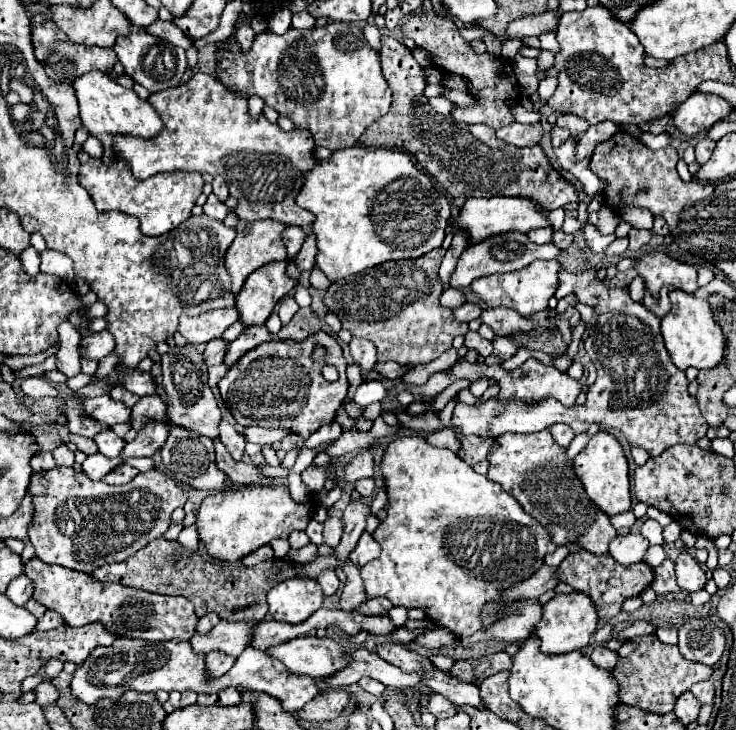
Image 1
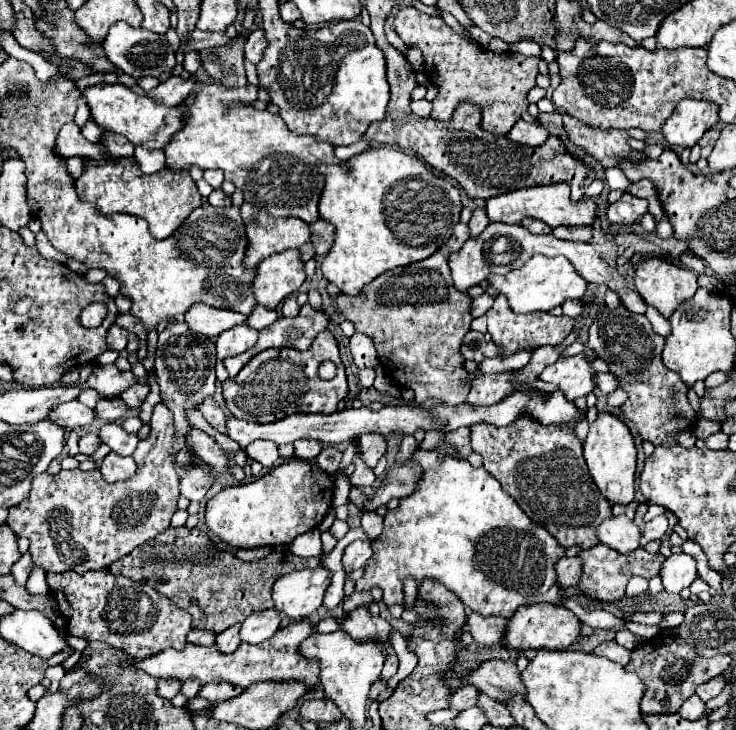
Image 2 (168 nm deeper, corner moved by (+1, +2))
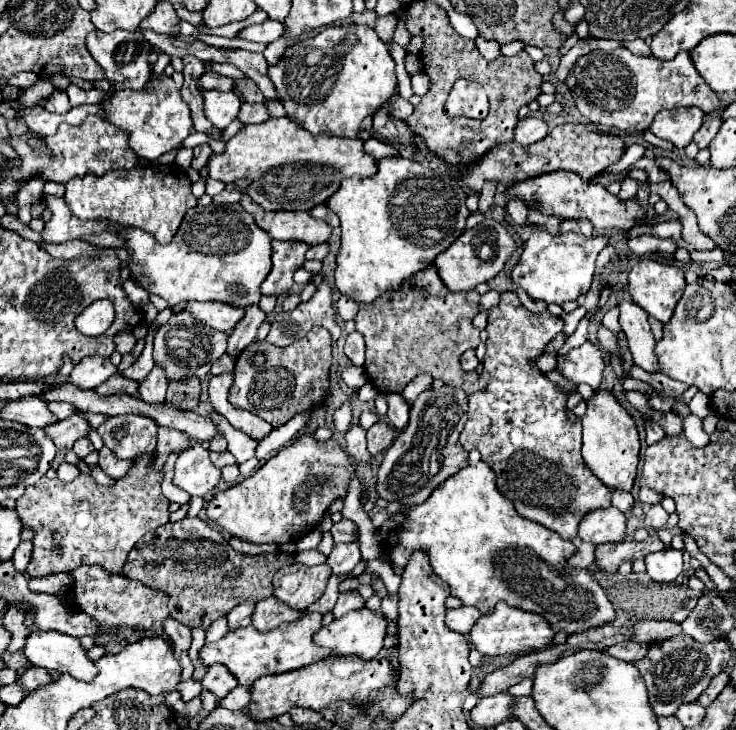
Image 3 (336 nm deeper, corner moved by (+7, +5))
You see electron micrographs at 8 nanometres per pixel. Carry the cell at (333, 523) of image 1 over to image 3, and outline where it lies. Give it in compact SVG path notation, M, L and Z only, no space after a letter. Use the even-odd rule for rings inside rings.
M342 518L338 524L332 526L332 536L334 536L336 544L338 542L344 542L344 544L354 542L356 540L354 532L356 532L356 524L352 520L348 520L348 518Z

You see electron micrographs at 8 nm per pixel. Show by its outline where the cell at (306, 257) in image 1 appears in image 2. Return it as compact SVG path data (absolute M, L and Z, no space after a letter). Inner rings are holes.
M318 219L316 223L310 225L310 229L312 229L310 243L316 249L316 255L326 255L334 241L334 227L330 223L324 223L322 219Z

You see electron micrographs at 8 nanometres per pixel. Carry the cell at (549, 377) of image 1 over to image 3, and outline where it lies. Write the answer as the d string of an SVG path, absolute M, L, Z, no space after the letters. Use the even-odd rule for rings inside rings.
M584 342L580 348L574 348L566 358L560 358L558 370L576 384L590 384L592 390L598 390L602 384L602 372L604 372L604 356L602 350L592 344Z

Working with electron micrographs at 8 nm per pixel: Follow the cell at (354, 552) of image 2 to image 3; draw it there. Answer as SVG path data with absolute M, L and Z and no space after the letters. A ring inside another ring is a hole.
M336 544L326 560L336 576L346 576L354 570L354 566L362 560L358 544Z

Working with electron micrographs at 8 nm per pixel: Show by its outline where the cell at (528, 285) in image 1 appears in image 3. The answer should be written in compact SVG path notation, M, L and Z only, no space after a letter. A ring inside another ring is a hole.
M536 228L532 236L524 242L524 252L520 262L512 270L514 286L520 286L534 300L544 300L546 304L564 304L570 300L578 300L578 296L586 294L594 276L594 262L598 254L606 248L606 236L584 238L578 232L566 232L562 236L550 236L544 228Z

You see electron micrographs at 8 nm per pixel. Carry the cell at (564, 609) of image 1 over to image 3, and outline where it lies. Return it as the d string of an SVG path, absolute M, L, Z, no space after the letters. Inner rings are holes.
M504 602L496 604L494 612L488 616L482 616L476 620L470 632L470 644L484 654L484 656L504 656L504 654L516 654L528 648L546 648L552 642L554 630L546 624L546 620L532 612L520 612L520 608L512 608Z

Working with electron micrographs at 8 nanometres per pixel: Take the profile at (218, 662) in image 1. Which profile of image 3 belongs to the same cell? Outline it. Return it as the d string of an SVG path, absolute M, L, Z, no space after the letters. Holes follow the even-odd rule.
M246 600L244 604L238 604L236 608L232 608L232 610L226 614L230 630L240 628L240 626L248 626L248 624L252 622L254 606L256 606L256 600Z

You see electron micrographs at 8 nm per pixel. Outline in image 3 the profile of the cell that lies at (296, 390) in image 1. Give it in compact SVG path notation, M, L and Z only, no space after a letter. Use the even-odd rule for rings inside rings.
M312 328L298 342L276 348L270 342L252 342L244 352L240 352L234 368L234 384L228 394L228 402L250 410L252 414L264 418L274 428L286 424L294 414L308 410L314 402L326 402L328 398L328 368L332 360L332 338L324 328ZM256 352L266 354L264 366L252 366L252 356Z

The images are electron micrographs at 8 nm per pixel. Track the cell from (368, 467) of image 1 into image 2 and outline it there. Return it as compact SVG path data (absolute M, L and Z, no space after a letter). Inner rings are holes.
M376 433L360 435L360 451L362 451L362 461L366 463L366 467L374 469L378 459L386 453L386 439Z

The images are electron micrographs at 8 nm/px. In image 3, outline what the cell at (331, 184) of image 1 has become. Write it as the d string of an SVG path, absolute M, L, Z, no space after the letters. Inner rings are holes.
M388 156L388 158L378 160L376 166L378 166L378 174L372 176L372 178L352 176L352 178L342 180L340 190L328 200L328 206L340 216L340 222L342 222L342 224L340 224L340 226L342 226L342 244L340 244L338 254L336 254L336 270L334 270L336 288L340 290L342 296L348 296L348 298L352 298L352 300L358 302L358 304L362 304L362 302L372 302L372 300L376 300L378 296L382 296L382 294L388 292L388 290L400 290L402 282L410 280L416 272L432 266L432 264L434 264L434 258L436 258L440 252L444 252L444 250L466 230L466 220L468 220L468 216L470 216L470 210L468 210L468 206L466 206L466 198L468 198L468 192L466 192L466 190L468 190L468 188L466 188L466 184L456 176L456 172L450 170L446 164L444 164L444 168L440 168L440 170L432 170L432 168L428 168L428 166L422 166L422 164L414 162L414 160L406 160L406 158L402 158L402 156Z

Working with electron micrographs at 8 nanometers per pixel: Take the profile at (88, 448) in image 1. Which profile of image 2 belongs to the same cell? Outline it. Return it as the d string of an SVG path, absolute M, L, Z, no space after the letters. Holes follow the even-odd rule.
M86 433L86 435L80 437L80 453L90 455L90 453L94 453L98 447L100 447L100 439L98 439L96 433Z

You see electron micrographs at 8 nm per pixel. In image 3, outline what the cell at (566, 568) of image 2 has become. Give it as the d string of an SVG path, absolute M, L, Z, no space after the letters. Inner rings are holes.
M582 542L580 548L576 550L576 554L568 560L568 564L574 568L590 568L594 562L594 550L596 550L596 544Z

